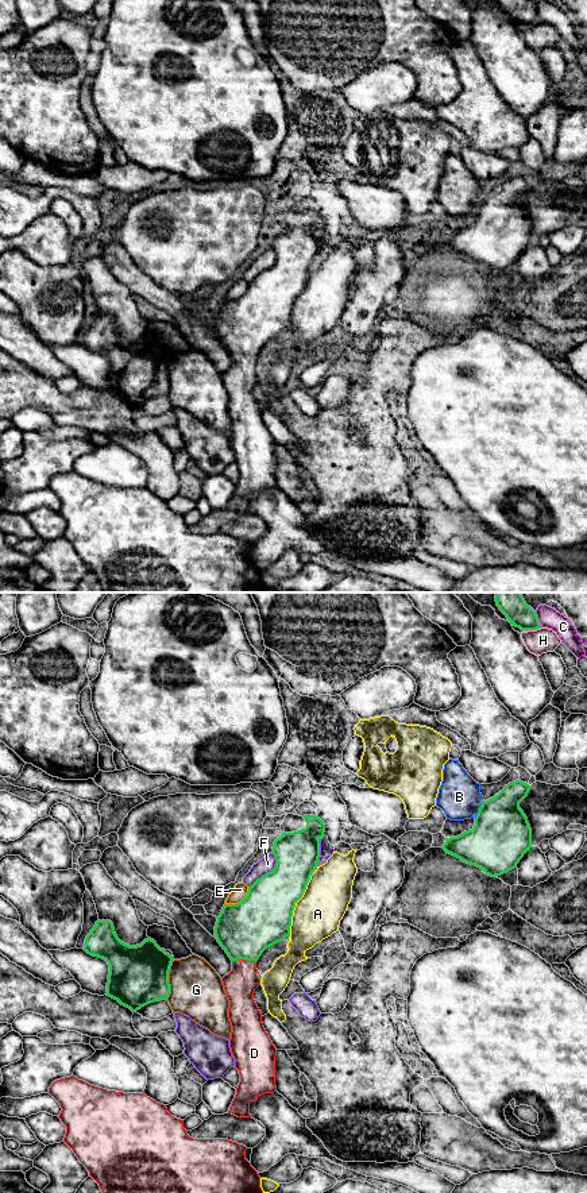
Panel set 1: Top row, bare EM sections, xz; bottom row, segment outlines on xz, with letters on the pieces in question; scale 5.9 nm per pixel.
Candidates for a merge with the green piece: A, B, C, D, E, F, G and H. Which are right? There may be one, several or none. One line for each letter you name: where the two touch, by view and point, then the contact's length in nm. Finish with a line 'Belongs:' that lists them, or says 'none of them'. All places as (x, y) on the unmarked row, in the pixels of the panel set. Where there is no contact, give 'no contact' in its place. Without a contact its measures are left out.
D: meets green in xz at (244, 354); contact 140 nm long
Belongs: D

